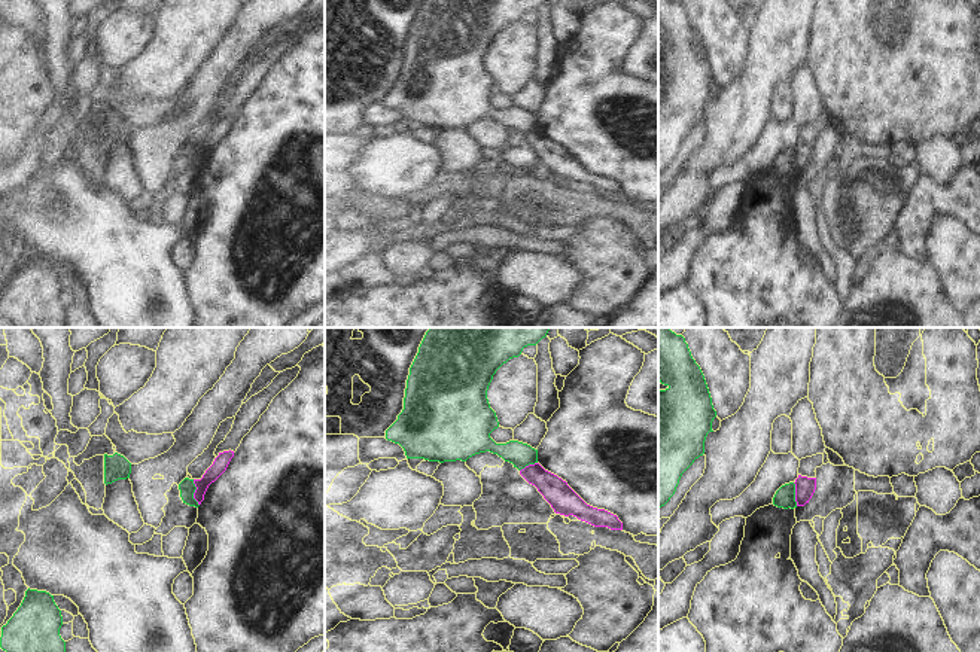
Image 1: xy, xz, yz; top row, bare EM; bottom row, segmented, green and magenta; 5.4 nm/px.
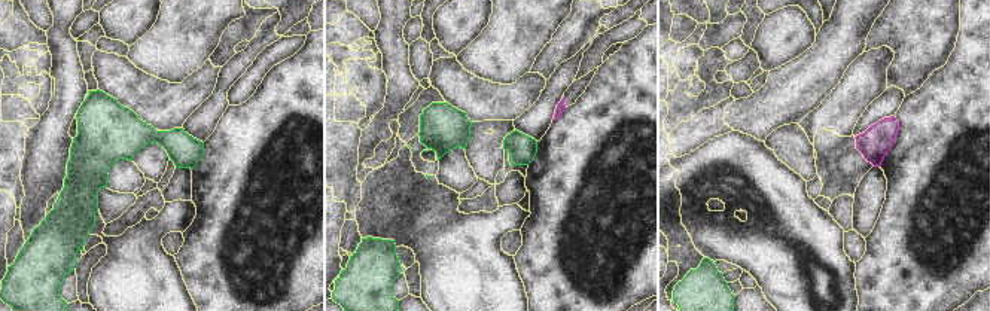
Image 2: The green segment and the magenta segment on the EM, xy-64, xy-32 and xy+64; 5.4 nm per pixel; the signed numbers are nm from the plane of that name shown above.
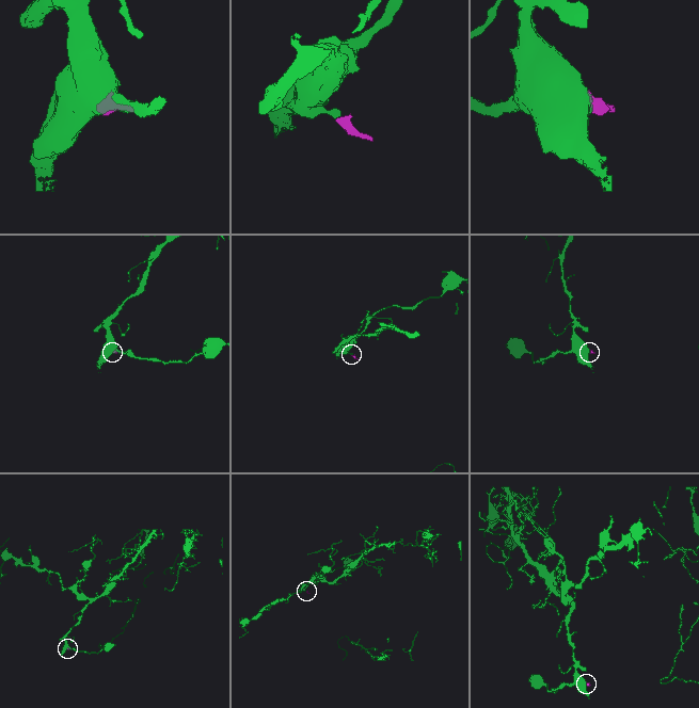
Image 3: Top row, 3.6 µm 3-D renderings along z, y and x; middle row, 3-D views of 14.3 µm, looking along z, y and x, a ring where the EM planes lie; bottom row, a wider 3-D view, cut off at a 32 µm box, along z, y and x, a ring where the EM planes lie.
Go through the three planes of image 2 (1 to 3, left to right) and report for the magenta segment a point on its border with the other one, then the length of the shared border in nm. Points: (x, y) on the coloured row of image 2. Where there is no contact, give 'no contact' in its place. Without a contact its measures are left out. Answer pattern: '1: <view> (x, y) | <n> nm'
1: no contact
2: no contact
3: no contact

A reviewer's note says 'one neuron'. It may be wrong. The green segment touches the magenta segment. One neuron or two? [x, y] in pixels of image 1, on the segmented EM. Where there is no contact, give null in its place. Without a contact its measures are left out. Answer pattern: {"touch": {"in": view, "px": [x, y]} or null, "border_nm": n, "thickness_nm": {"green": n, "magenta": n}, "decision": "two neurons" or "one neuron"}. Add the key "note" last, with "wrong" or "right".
{"touch": {"in": "xy", "px": [194, 491]}, "border_nm": 150, "thickness_nm": {"green": 90, "magenta": 80}, "decision": "two neurons", "note": "wrong"}

